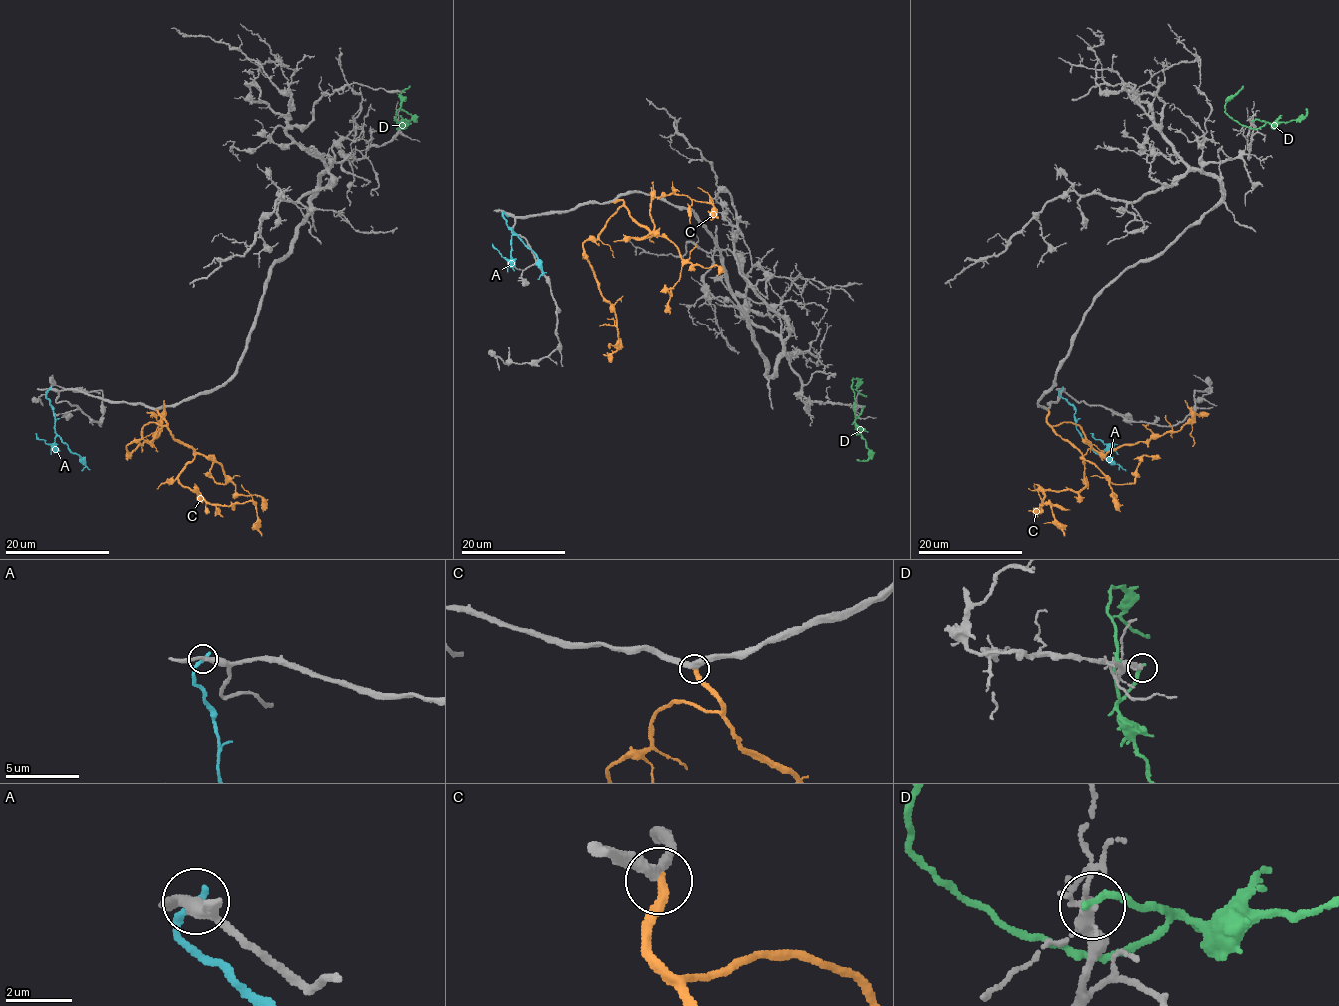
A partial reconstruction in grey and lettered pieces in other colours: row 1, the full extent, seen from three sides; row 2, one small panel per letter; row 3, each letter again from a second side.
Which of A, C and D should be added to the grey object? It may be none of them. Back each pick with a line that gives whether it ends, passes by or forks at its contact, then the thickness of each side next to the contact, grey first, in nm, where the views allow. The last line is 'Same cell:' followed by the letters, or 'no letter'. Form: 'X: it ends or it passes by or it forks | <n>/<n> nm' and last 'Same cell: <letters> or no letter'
C: it ends | 380/320 nm
Same cell: C

